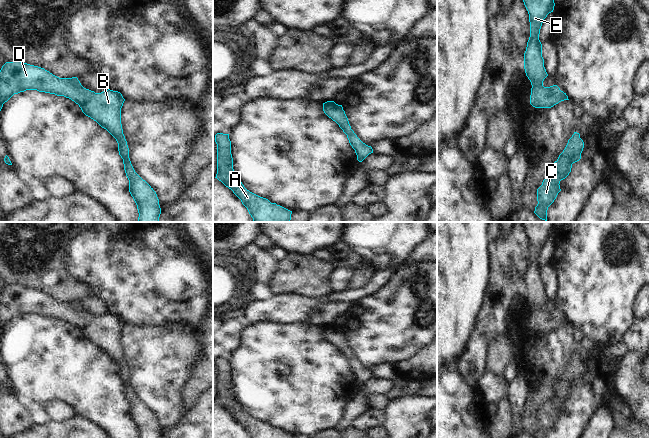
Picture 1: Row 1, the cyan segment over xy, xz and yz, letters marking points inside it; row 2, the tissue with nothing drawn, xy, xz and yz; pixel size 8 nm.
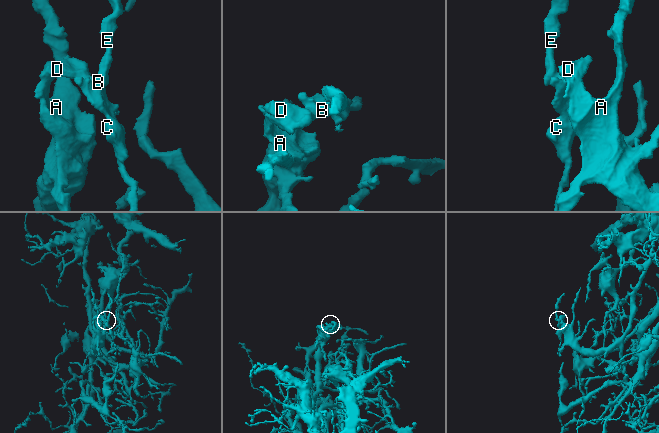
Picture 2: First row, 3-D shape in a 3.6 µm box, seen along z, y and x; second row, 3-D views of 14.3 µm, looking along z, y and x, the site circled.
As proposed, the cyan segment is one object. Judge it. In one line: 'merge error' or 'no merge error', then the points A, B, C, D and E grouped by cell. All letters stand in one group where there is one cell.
no merge error | A B C D E

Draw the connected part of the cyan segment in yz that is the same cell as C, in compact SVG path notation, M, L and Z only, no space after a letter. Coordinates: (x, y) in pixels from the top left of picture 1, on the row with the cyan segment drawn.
M574 132L572 137L554 162L555 171L546 177L542 185L537 189L538 204L534 213L542 220L547 221L548 207L554 202L560 189L560 181L565 179L571 172L572 164L581 159L581 153L584 148L584 142L580 134Z

